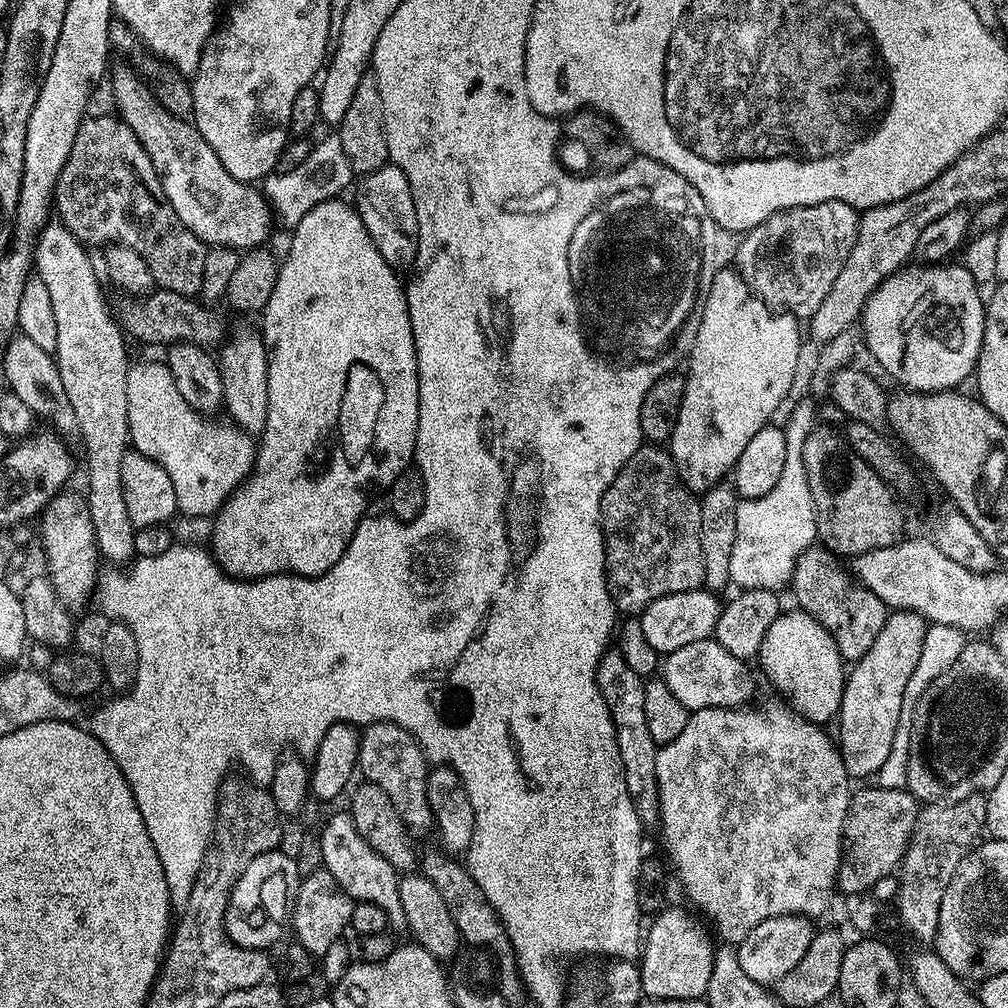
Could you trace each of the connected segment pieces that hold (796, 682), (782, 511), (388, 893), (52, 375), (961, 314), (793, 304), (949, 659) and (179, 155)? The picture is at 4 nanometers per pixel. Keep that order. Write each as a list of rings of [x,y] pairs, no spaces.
[[[799,610],[781,611],[770,630],[766,630],[766,638],[762,638],[758,663],[765,678],[776,687],[775,695],[797,716],[821,726],[839,717],[846,661],[840,657],[832,635],[813,616]]]
[[[816,400],[798,402],[793,417],[784,428],[786,438],[786,464],[778,484],[765,497],[741,499],[736,505],[736,529],[734,530],[734,550],[730,550],[730,581],[737,589],[757,588],[776,592],[787,585],[794,574],[794,566],[806,549],[817,543],[816,514],[807,482],[806,466],[803,464],[803,444],[810,433],[812,419],[816,416]]]
[[[347,811],[336,812],[324,824],[318,839],[320,850],[320,864],[323,871],[332,875],[334,882],[353,902],[371,902],[383,910],[388,916],[389,925],[404,924],[402,914],[402,900],[398,898],[400,889],[400,876],[396,868],[390,866],[382,854],[378,854],[354,826],[351,815]]]
[[[16,334],[9,341],[2,355],[4,361],[4,376],[8,379],[7,387],[26,406],[30,406],[33,417],[45,420],[45,425],[51,426],[61,437],[77,435],[74,406],[70,406],[70,398],[66,398],[66,386],[62,386],[62,374],[58,374],[53,353],[42,350],[30,338]]]
[[[941,262],[935,266],[911,266],[888,276],[873,292],[864,307],[863,345],[880,363],[886,377],[893,376],[901,389],[909,392],[951,392],[976,370],[976,359],[984,333],[985,297],[963,263]]]
[[[837,200],[789,208],[786,212],[775,212],[770,218],[751,228],[741,239],[744,241],[736,248],[734,267],[747,282],[748,289],[769,308],[788,312],[797,318],[811,318],[814,310],[822,306],[822,298],[830,294],[830,286],[834,286],[834,278],[838,278],[854,246],[859,229],[860,216],[857,209]]]
[[[928,624],[928,633],[922,642],[922,658],[918,658],[918,666],[914,666],[914,674],[910,674],[910,682],[906,682],[906,690],[902,698],[902,714],[898,718],[898,730],[894,730],[894,746],[890,746],[890,758],[882,762],[882,770],[878,774],[878,784],[882,788],[904,788],[906,785],[906,762],[910,750],[910,726],[916,704],[922,694],[954,662],[958,662],[958,654],[962,654],[966,643],[966,633],[961,628],[942,626],[941,624]]]
[[[122,66],[111,71],[112,96],[118,108],[119,119],[126,122],[136,136],[136,140],[146,150],[155,172],[160,176],[160,185],[171,209],[184,226],[206,246],[224,246],[237,250],[252,250],[261,247],[268,236],[274,221],[274,214],[267,197],[259,189],[252,189],[241,179],[232,176],[219,161],[213,147],[201,136],[201,132],[187,119],[171,115],[155,98],[153,89],[137,74]]]

